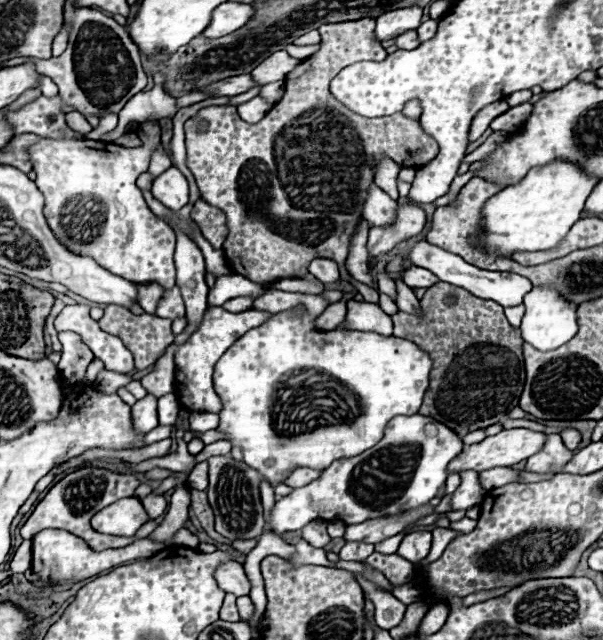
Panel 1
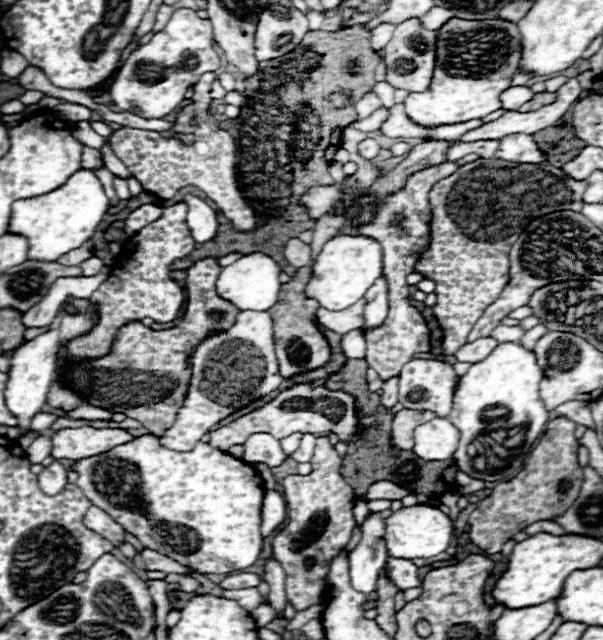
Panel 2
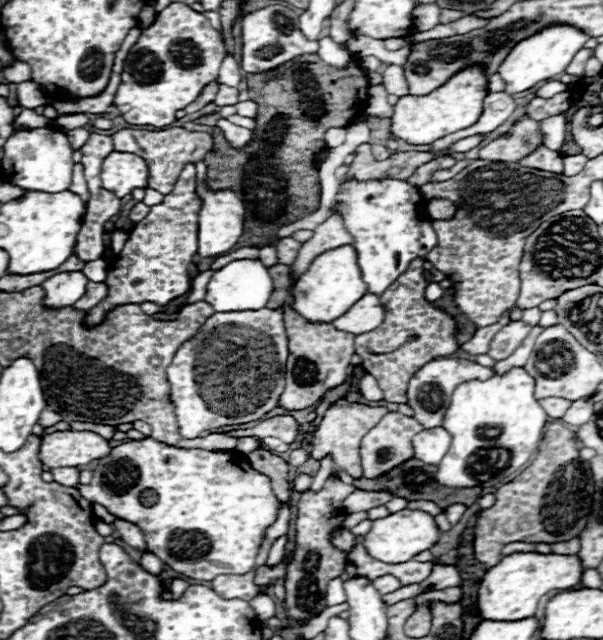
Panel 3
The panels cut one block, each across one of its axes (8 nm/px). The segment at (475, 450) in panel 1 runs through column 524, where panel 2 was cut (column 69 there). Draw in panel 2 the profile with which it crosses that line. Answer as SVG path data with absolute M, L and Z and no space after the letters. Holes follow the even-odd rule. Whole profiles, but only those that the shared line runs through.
M64 428L52 434L52 456L56 460L82 460L130 440L134 436L122 428Z

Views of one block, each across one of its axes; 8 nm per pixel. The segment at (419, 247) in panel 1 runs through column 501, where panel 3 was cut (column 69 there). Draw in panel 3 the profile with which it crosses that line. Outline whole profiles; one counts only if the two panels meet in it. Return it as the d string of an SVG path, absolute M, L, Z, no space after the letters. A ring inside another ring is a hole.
M82 272L76 274L56 274L44 282L44 304L46 306L70 306L86 292L88 278Z

